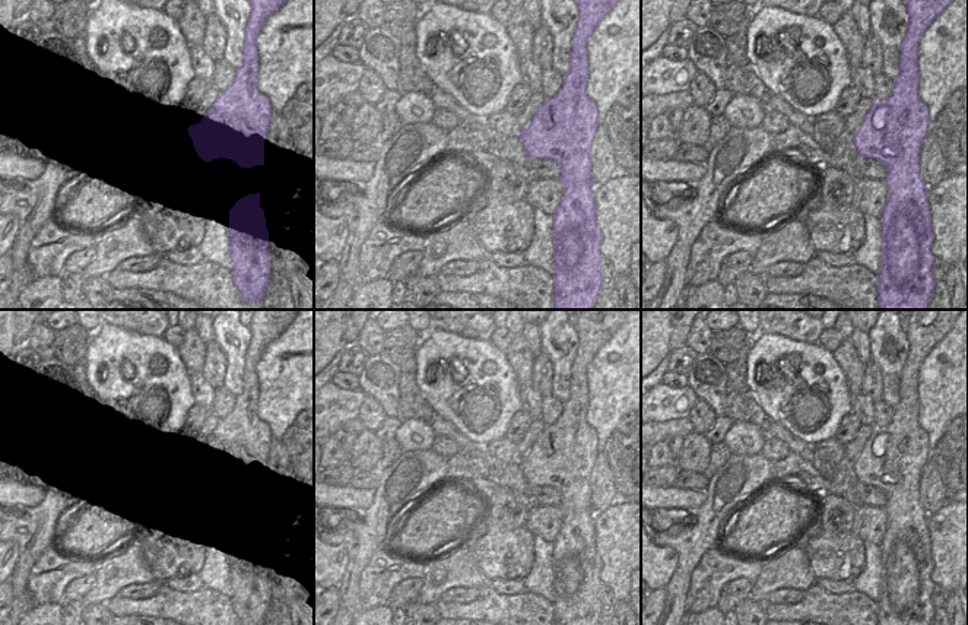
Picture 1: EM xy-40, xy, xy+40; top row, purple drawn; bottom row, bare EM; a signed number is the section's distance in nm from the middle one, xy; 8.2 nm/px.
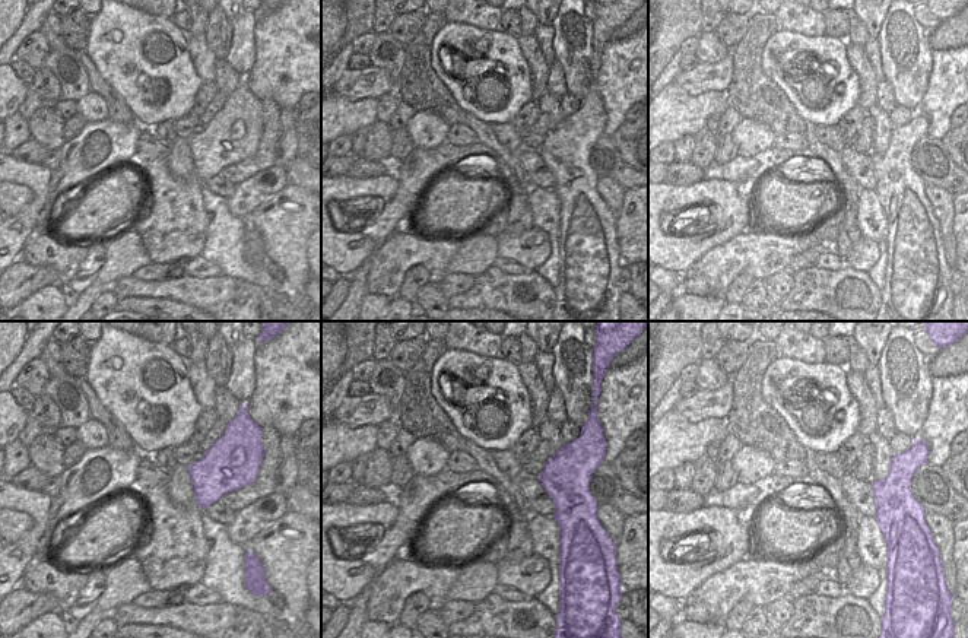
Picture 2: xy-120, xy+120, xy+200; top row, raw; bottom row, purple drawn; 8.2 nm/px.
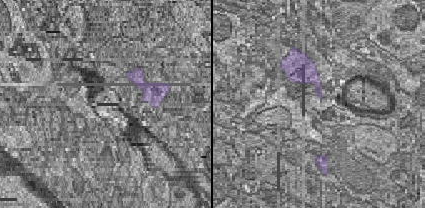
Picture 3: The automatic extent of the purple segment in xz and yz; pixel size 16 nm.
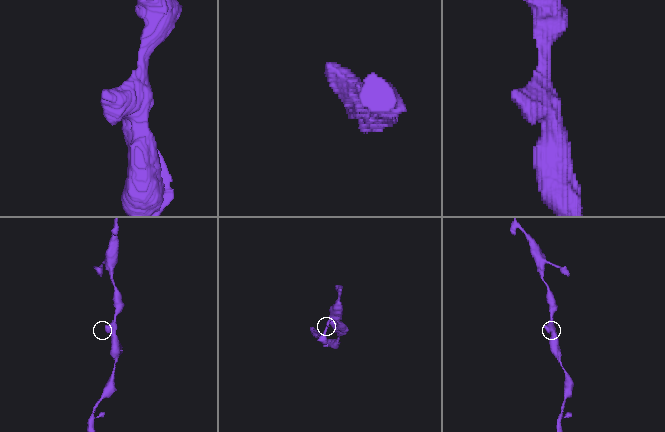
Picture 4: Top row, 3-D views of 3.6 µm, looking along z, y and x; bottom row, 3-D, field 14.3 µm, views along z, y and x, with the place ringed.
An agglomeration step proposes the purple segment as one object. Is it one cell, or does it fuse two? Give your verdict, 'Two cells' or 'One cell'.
One cell

